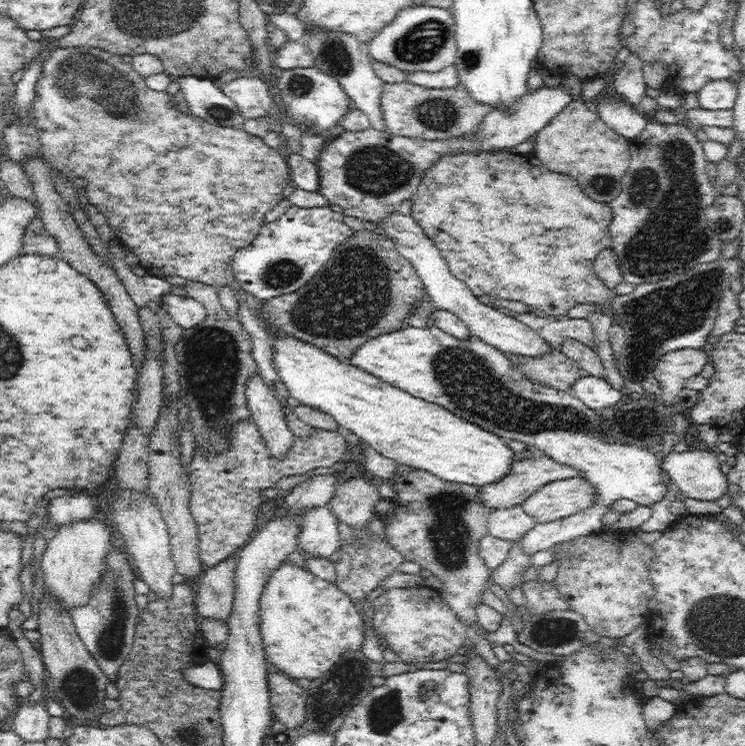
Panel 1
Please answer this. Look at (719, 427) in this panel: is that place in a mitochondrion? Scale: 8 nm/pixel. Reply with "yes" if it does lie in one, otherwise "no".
no

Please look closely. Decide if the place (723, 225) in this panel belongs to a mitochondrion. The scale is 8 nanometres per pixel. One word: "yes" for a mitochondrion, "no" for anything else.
yes

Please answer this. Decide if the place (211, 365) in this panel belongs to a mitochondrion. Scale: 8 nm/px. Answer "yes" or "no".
yes

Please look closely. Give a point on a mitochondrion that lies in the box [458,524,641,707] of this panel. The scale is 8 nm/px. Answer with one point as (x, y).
(554, 632)

